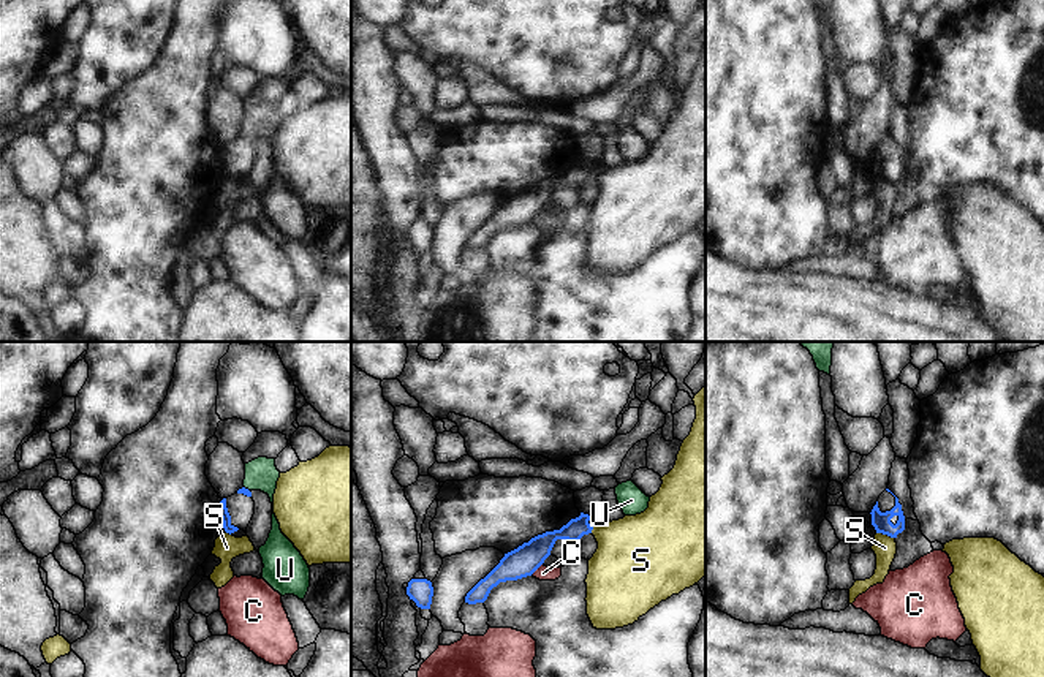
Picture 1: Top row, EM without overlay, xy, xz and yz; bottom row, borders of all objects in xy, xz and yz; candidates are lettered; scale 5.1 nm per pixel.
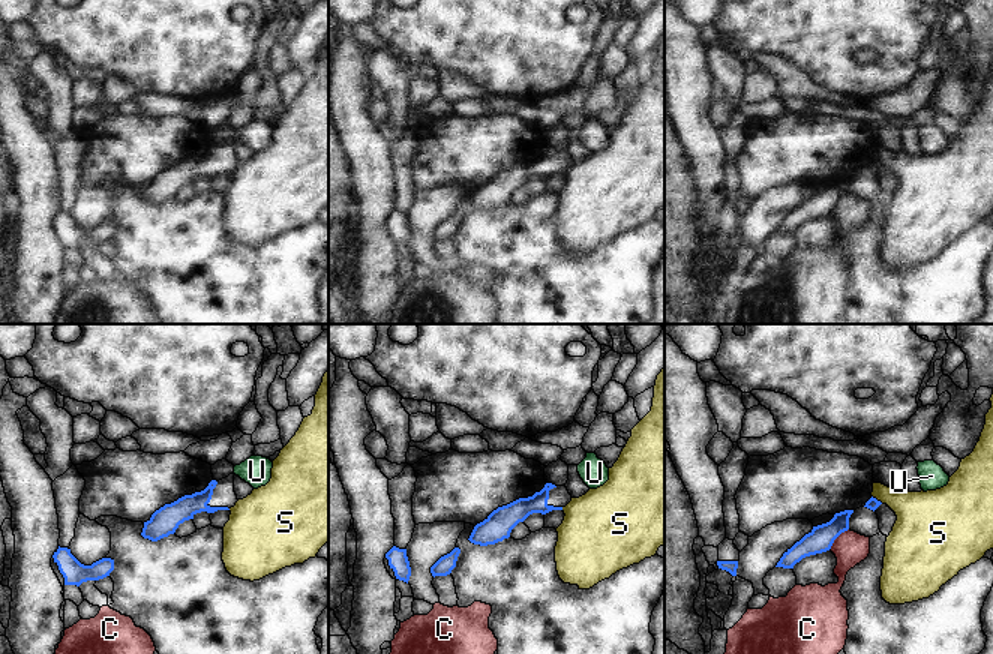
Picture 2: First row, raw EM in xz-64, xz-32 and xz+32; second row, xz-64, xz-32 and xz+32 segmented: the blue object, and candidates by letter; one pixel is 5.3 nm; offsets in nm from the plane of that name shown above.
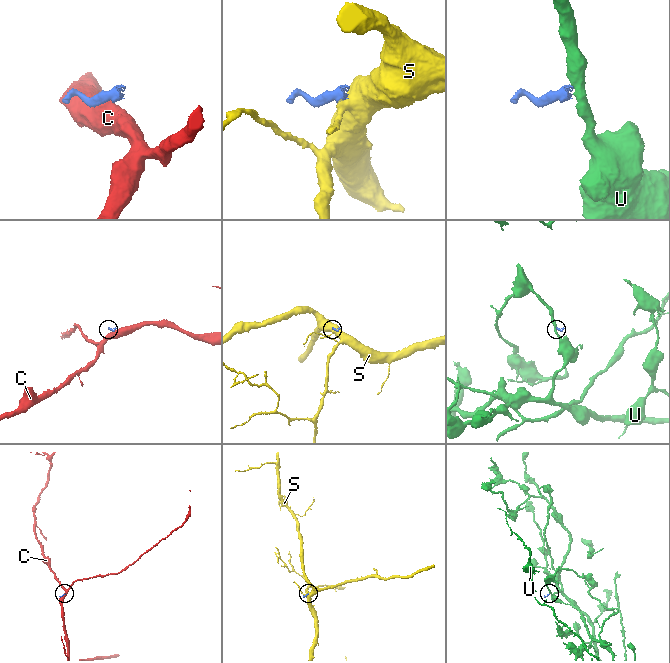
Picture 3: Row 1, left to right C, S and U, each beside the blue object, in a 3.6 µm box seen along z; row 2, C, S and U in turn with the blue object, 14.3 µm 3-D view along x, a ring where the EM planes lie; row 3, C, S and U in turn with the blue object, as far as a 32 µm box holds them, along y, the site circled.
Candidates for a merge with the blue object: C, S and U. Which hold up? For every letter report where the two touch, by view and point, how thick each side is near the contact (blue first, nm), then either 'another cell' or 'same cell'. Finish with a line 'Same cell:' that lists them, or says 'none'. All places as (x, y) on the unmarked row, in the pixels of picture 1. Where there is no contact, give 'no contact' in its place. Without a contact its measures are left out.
C: meets blue in xz at (535, 215); 150 nm thick on the blue side, 80 nm on the other; another cell
S: meets blue in yz at (886, 179); 100 nm thick on the blue side, 120 nm on the other; another cell
U: meets blue in xy at (247, 135); 40 nm thick on the blue side, 160 nm on the other; another cell
Same cell: none

